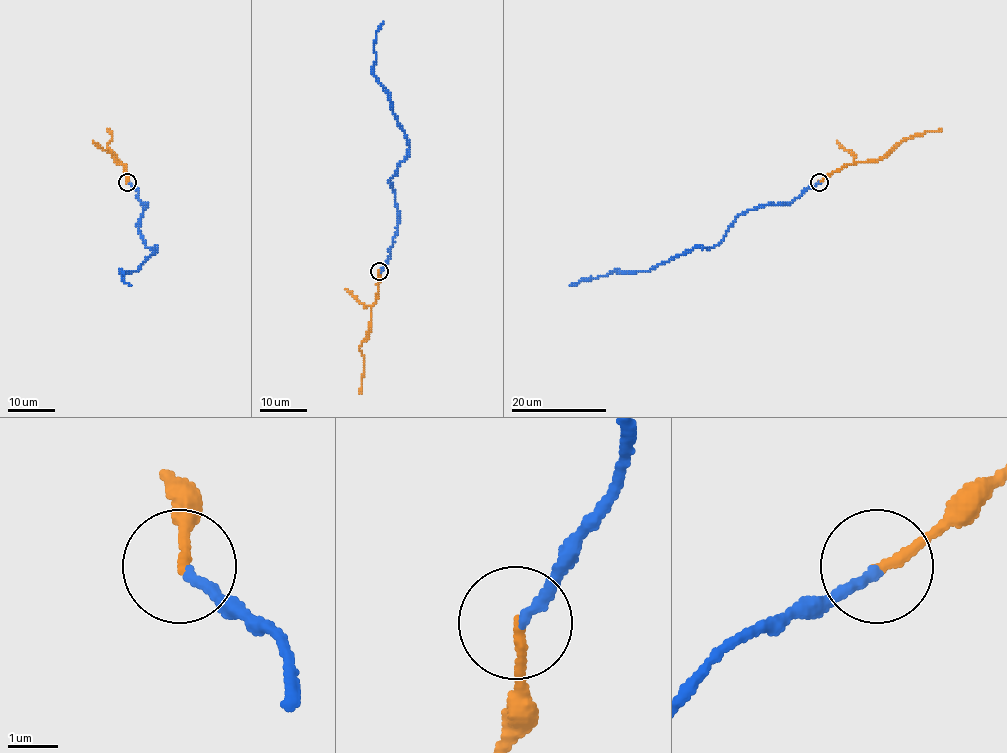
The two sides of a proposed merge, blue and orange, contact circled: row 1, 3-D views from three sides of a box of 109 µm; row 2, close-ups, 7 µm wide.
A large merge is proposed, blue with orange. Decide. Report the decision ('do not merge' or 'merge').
do not merge

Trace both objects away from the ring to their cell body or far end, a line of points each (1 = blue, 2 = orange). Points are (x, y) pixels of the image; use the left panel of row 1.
1: (128, 181), (146, 204), (139, 229), (144, 244), (156, 247), (137, 270), (121, 270), (131, 285)
2: (127, 181), (126, 168), (108, 148), (111, 141), (108, 129)

